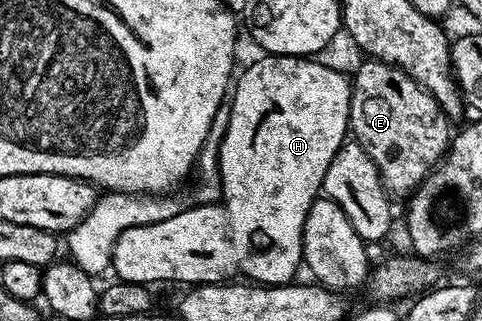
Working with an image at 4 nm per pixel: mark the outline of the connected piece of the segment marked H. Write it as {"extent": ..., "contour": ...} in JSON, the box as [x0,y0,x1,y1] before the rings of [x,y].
{"extent":[111,54,352,286],"contour":[[[270,54],[260,55],[260,60],[255,60],[243,73],[238,73],[233,84],[233,95],[230,97],[231,117],[229,118],[229,130],[225,130],[225,138],[221,142],[219,151],[219,174],[223,185],[221,203],[199,204],[191,208],[184,207],[173,218],[165,218],[165,222],[153,222],[145,226],[130,228],[121,238],[117,238],[115,249],[111,255],[111,268],[114,275],[121,280],[128,280],[134,284],[144,286],[156,286],[162,280],[176,280],[182,286],[194,286],[196,284],[218,284],[230,281],[240,272],[240,277],[248,281],[264,286],[273,284],[289,284],[296,279],[295,271],[299,264],[304,263],[303,259],[303,227],[305,218],[313,206],[313,202],[320,195],[325,178],[325,170],[329,170],[329,162],[337,154],[337,150],[348,139],[349,125],[351,122],[351,86],[352,81],[345,73],[323,66],[315,58],[305,56],[273,56]]]}

